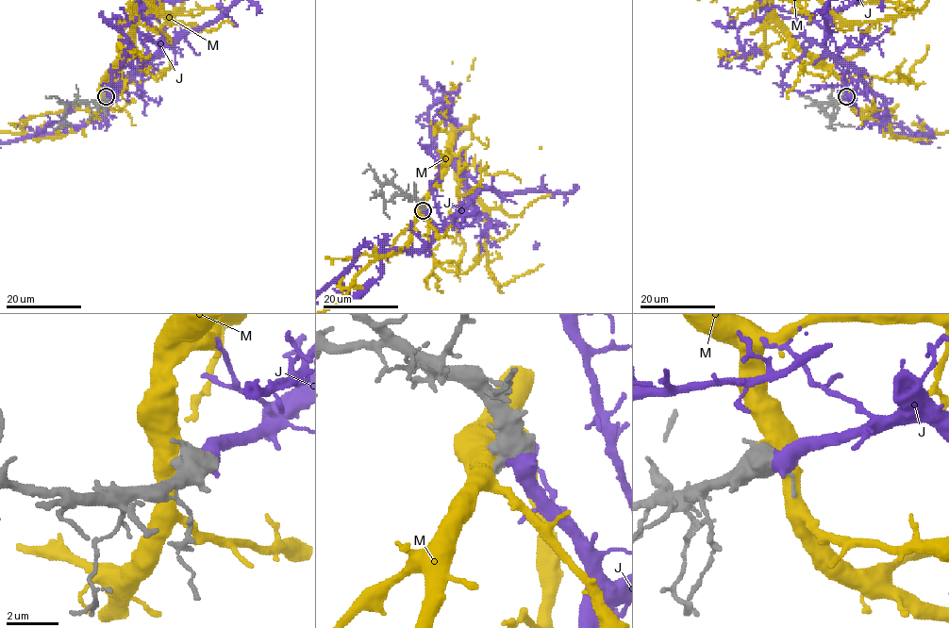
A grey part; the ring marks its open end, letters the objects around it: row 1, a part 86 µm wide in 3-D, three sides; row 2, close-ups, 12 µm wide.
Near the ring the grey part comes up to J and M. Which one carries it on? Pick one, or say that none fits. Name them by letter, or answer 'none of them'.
J

